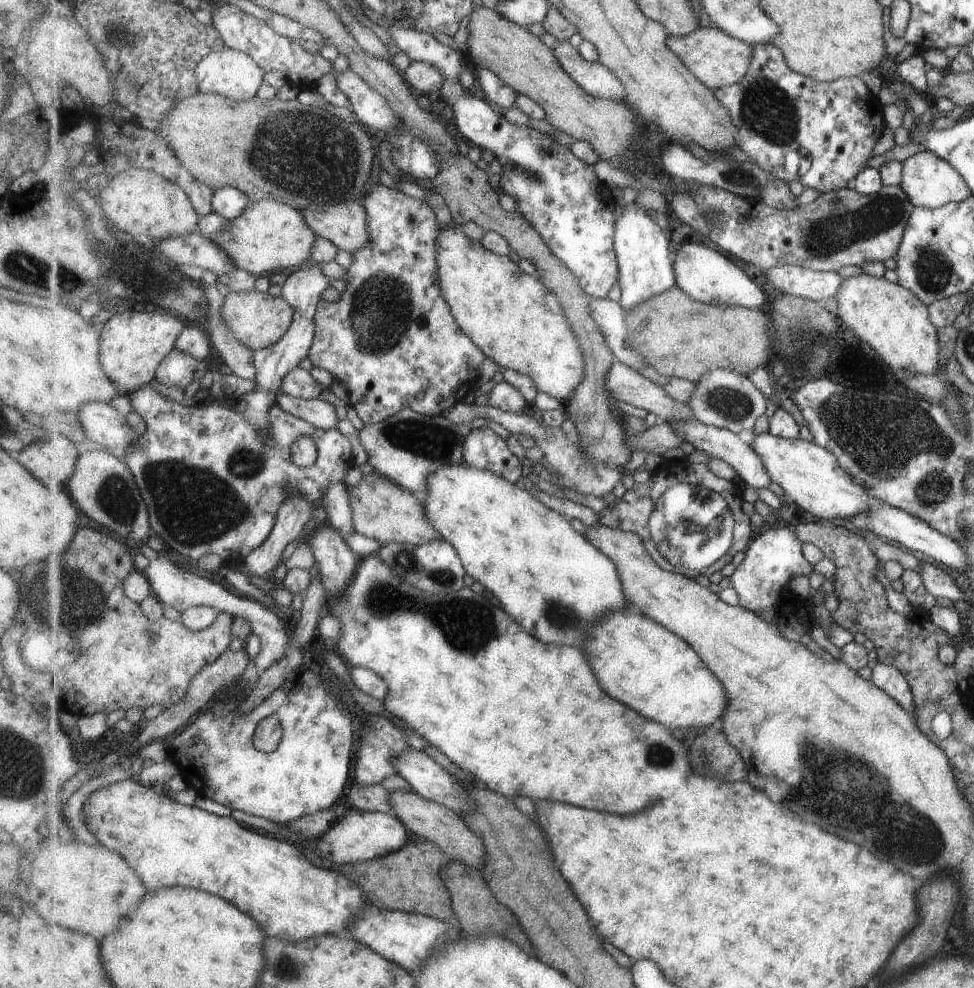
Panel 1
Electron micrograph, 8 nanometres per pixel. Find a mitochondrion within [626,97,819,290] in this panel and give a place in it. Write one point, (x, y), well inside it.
(736, 174)

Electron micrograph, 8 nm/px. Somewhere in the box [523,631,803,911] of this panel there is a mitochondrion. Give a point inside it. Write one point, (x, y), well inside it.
(656, 752)

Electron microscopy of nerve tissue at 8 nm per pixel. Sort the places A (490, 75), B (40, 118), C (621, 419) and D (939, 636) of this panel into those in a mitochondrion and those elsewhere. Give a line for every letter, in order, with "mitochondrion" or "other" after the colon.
A: other
B: other
C: other
D: other

